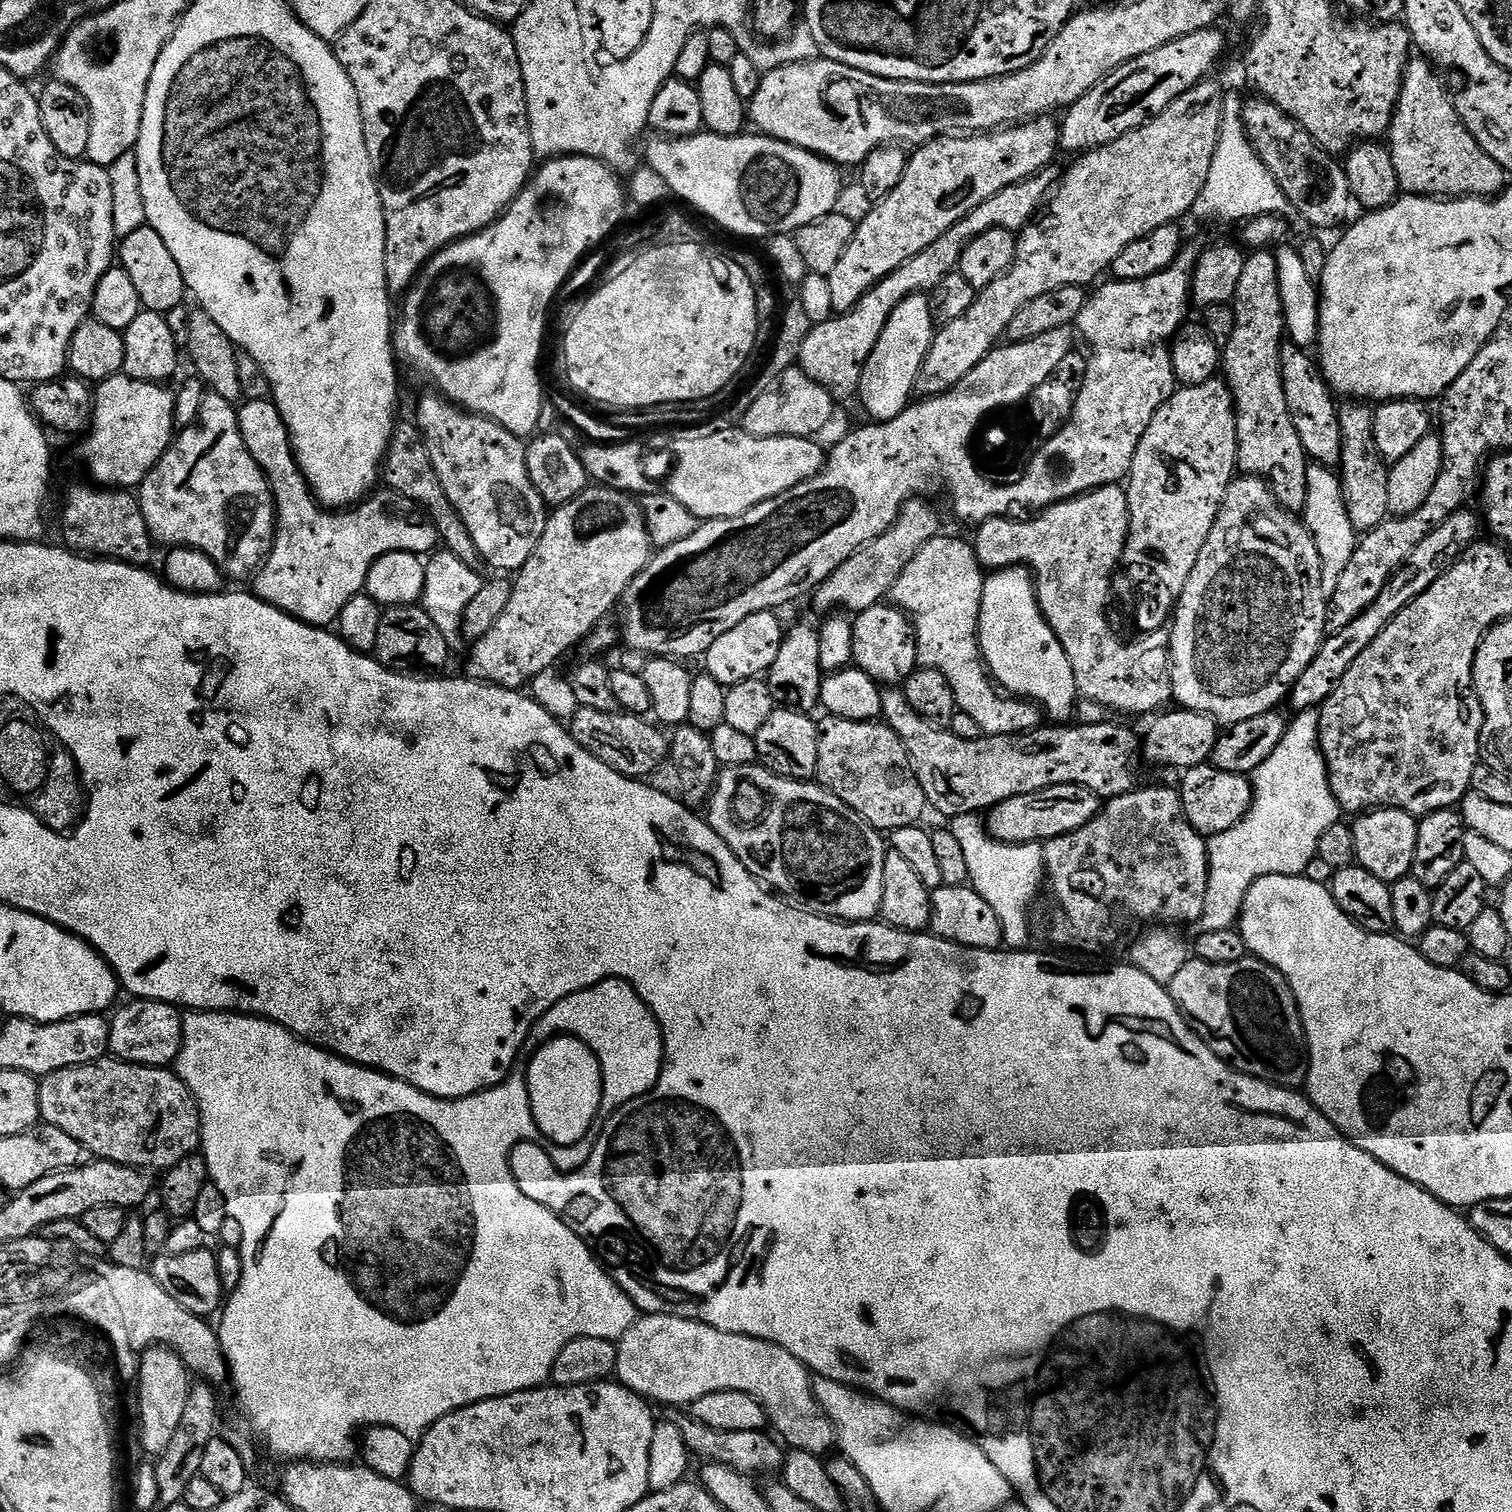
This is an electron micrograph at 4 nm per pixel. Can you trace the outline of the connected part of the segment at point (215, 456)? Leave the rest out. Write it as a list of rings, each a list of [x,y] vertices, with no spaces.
[[[208,392],[198,410],[198,418],[173,439],[166,454],[138,486],[140,509],[153,541],[157,545],[165,544],[168,550],[193,548],[206,554],[229,581],[244,580],[248,575],[249,579],[268,559],[276,543],[276,501],[272,485],[242,438],[237,411],[237,405]]]

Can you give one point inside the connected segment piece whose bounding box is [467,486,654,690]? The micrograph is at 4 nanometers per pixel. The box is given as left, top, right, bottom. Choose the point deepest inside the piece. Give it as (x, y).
(593, 547)

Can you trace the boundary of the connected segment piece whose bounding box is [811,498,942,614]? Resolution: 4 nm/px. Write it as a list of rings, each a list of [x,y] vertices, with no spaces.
[[[913,498],[904,503],[900,517],[878,538],[874,538],[866,546],[862,546],[830,578],[826,578],[811,597],[812,604],[823,614],[832,614],[843,610],[848,614],[859,614],[870,610],[870,606],[881,603],[891,593],[898,582],[902,570],[916,557],[918,550],[926,546],[935,536],[941,535],[940,516],[931,508],[924,498]]]

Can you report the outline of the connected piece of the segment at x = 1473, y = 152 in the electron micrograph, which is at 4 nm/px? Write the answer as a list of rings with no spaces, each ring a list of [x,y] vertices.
[[[1409,59],[1408,69],[1404,72],[1404,81],[1400,97],[1396,103],[1396,112],[1392,116],[1392,124],[1386,133],[1386,147],[1392,154],[1394,170],[1398,174],[1398,182],[1405,193],[1429,198],[1463,198],[1478,196],[1491,198],[1500,195],[1506,187],[1506,173],[1482,146],[1466,130],[1462,118],[1456,112],[1453,97],[1448,96],[1444,84],[1439,80],[1437,69],[1427,59]]]

